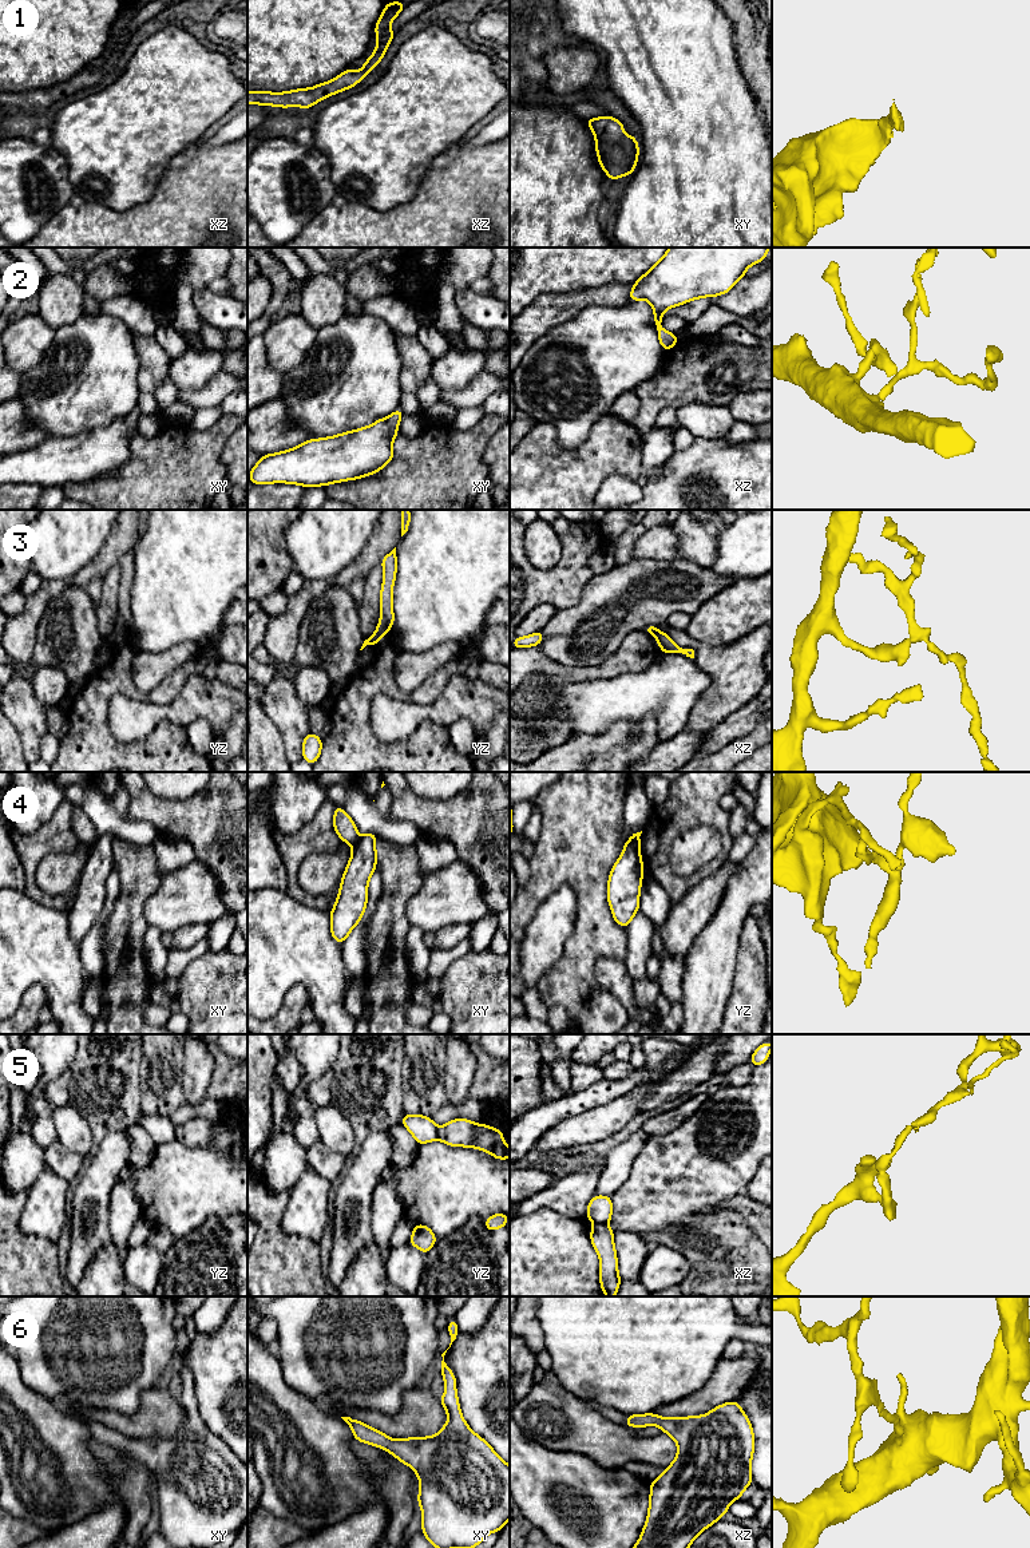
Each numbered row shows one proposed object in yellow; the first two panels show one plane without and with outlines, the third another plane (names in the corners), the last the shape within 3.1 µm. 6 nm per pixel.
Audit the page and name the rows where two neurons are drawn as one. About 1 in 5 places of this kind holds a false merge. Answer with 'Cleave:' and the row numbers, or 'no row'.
Cleave: 3, 4, 5

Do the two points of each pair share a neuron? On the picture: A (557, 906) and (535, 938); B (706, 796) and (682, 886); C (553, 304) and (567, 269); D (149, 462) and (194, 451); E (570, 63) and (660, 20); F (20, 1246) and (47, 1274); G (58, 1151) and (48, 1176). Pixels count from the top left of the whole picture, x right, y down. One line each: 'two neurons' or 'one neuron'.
A: one neuron
B: one neuron
C: two neurons
D: one neuron
E: two neurons
F: one neuron
G: two neurons

